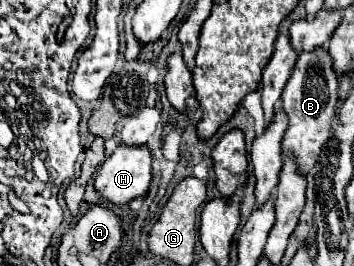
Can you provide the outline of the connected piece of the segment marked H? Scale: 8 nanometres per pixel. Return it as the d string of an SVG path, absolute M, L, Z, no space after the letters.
M120 145L116 149L116 153L112 157L108 157L104 161L104 165L100 167L94 187L96 191L116 209L122 209L124 205L128 205L130 201L134 201L136 197L144 197L150 189L150 181L152 181L152 155L148 151L148 147L126 147Z

